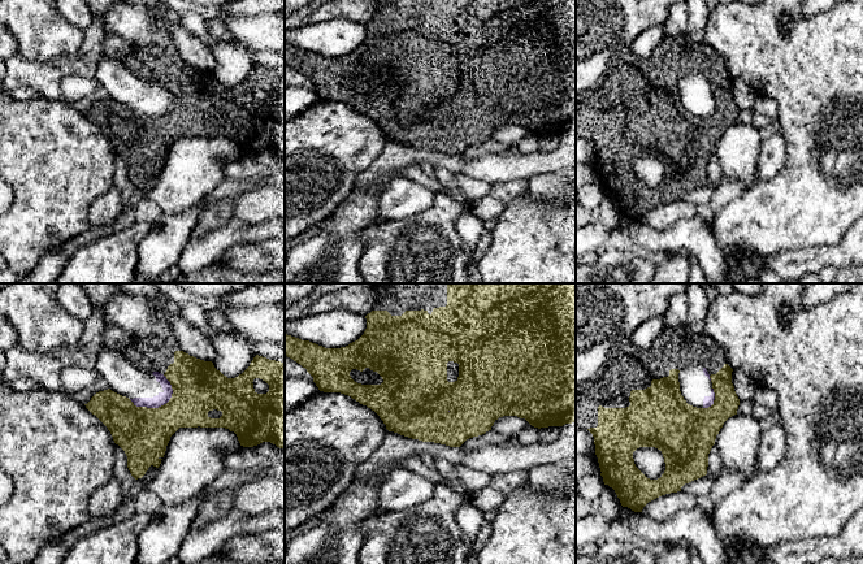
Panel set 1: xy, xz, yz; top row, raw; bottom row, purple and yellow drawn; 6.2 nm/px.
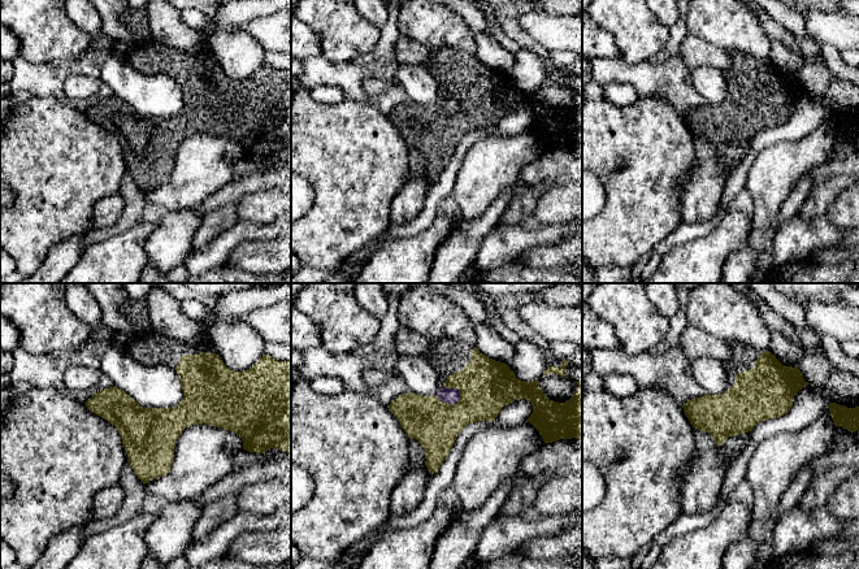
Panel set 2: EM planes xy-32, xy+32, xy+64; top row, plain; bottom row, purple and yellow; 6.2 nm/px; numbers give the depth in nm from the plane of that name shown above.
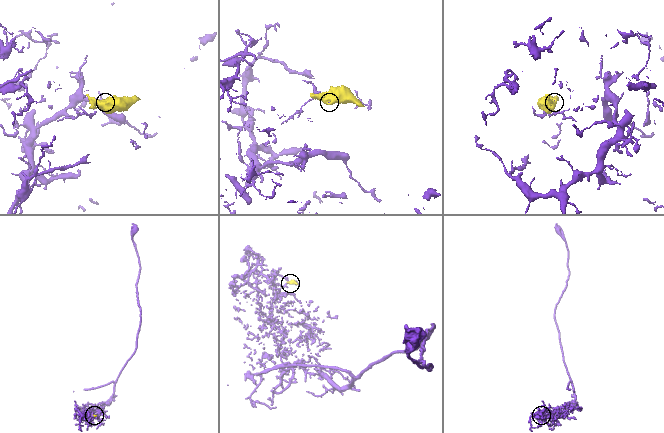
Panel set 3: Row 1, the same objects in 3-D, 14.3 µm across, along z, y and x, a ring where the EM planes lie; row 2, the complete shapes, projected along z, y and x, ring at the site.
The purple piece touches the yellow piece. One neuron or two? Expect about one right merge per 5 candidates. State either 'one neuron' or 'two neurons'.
two neurons

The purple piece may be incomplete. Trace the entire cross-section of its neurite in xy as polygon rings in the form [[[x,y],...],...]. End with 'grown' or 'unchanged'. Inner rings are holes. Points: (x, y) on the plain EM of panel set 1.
[[[101,57],[95,78],[112,100],[129,107],[136,116],[159,117],[172,107],[173,97],[164,83],[138,78],[122,61]]]; grown

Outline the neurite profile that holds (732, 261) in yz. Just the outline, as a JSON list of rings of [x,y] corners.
[[[737,255],[725,256],[727,272],[724,274],[724,281],[730,281],[730,272],[738,269],[741,257]]]

